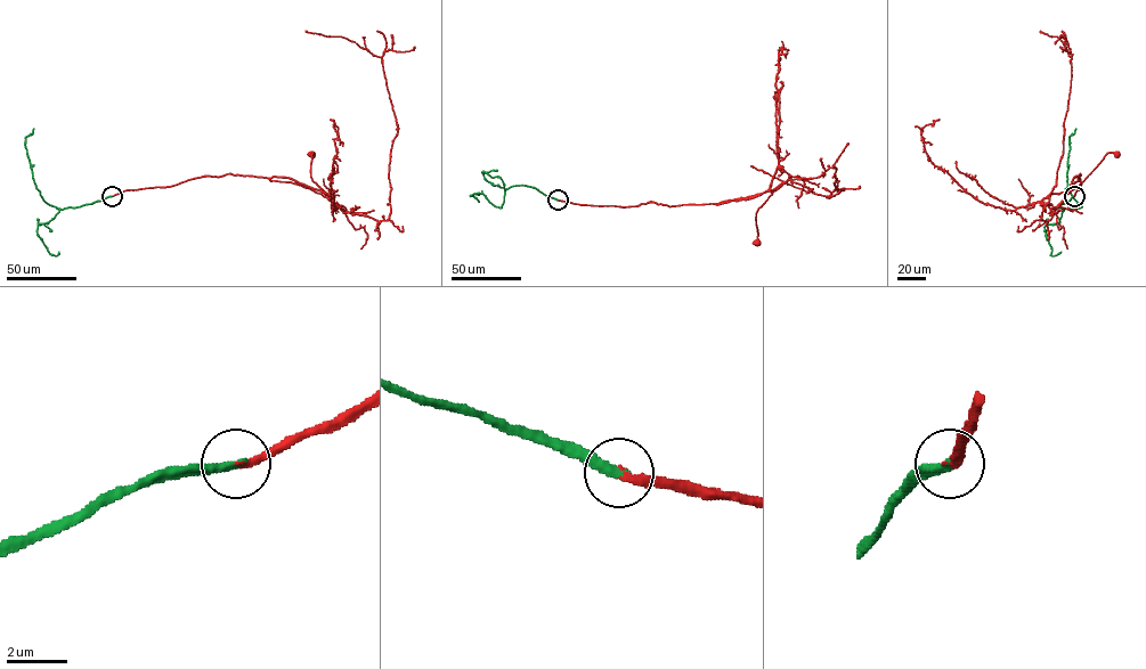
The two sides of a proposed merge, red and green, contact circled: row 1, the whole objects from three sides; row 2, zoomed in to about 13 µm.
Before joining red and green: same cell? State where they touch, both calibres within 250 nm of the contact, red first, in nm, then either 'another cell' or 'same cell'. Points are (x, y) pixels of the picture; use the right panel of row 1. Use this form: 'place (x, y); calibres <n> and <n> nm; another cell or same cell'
place (1074, 196); calibres 220 and 320 nm; same cell

